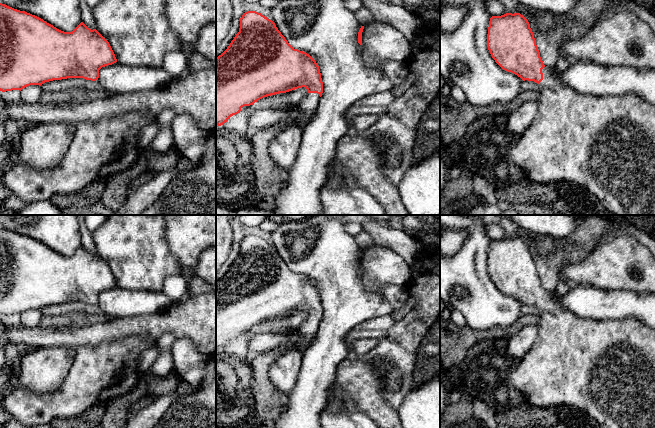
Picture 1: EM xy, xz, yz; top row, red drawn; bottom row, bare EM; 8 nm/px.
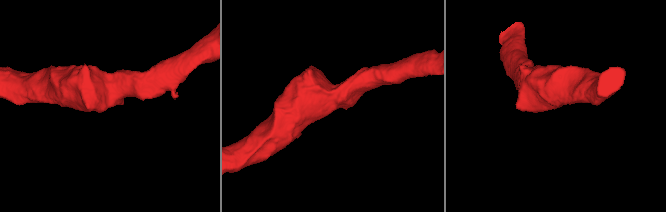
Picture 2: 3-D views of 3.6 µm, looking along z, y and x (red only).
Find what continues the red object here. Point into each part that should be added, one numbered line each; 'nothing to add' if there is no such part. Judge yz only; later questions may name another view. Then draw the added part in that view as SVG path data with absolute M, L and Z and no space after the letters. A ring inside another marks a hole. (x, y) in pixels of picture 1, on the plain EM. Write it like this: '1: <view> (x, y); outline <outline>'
1: yz (606, 368); outline M552 292L542 293L543 304L538 308L540 323L538 335L526 355L517 361L508 380L525 397L525 400L538 408L553 406L574 406L590 415L601 428L655 428L655 330L636 318L596 320L581 318L563 308Z

